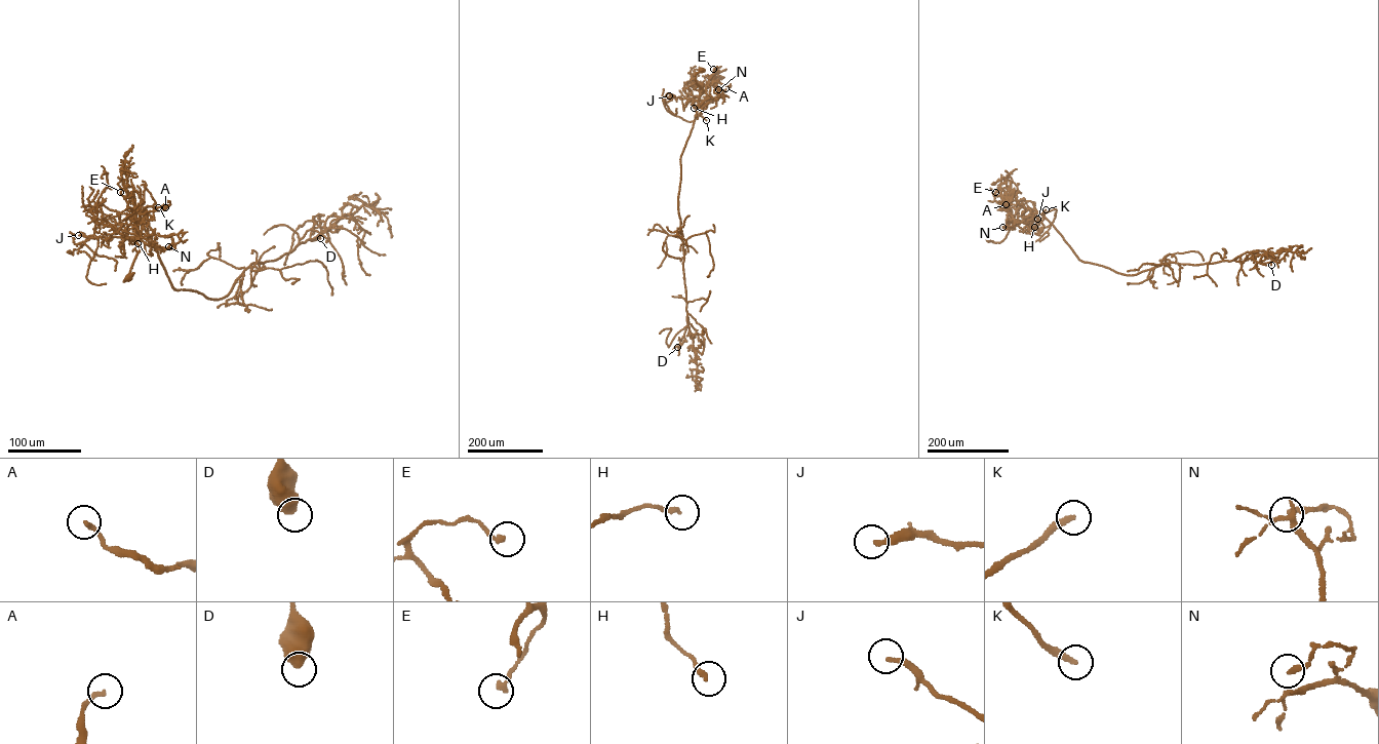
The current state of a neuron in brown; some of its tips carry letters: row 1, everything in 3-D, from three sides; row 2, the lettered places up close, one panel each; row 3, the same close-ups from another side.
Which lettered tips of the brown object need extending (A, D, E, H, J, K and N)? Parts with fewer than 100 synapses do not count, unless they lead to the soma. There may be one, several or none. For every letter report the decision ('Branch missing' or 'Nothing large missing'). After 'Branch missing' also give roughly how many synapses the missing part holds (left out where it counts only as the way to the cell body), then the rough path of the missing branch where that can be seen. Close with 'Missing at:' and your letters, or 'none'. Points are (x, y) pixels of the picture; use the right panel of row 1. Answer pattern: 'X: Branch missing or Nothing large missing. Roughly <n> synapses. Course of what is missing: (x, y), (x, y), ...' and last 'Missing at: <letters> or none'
A: Nothing large missing
D: Nothing large missing
E: Nothing large missing
H: Nothing large missing
J: Nothing large missing
K: Branch missing. Roughly 100 synapses. Course of what is missing: (1046, 209), (1024, 228), (1012, 230), (999, 226)
N: Nothing large missing
Missing at: K

